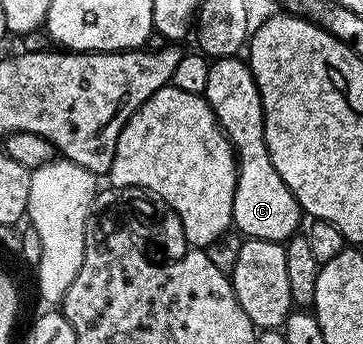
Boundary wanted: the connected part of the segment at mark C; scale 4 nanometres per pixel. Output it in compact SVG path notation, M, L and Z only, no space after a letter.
M238 56L213 59L204 97L222 125L226 139L233 144L234 157L238 160L238 179L232 204L233 229L246 238L287 243L299 233L304 211L284 180L280 180L280 172L276 172L268 156L262 101L249 65Z

